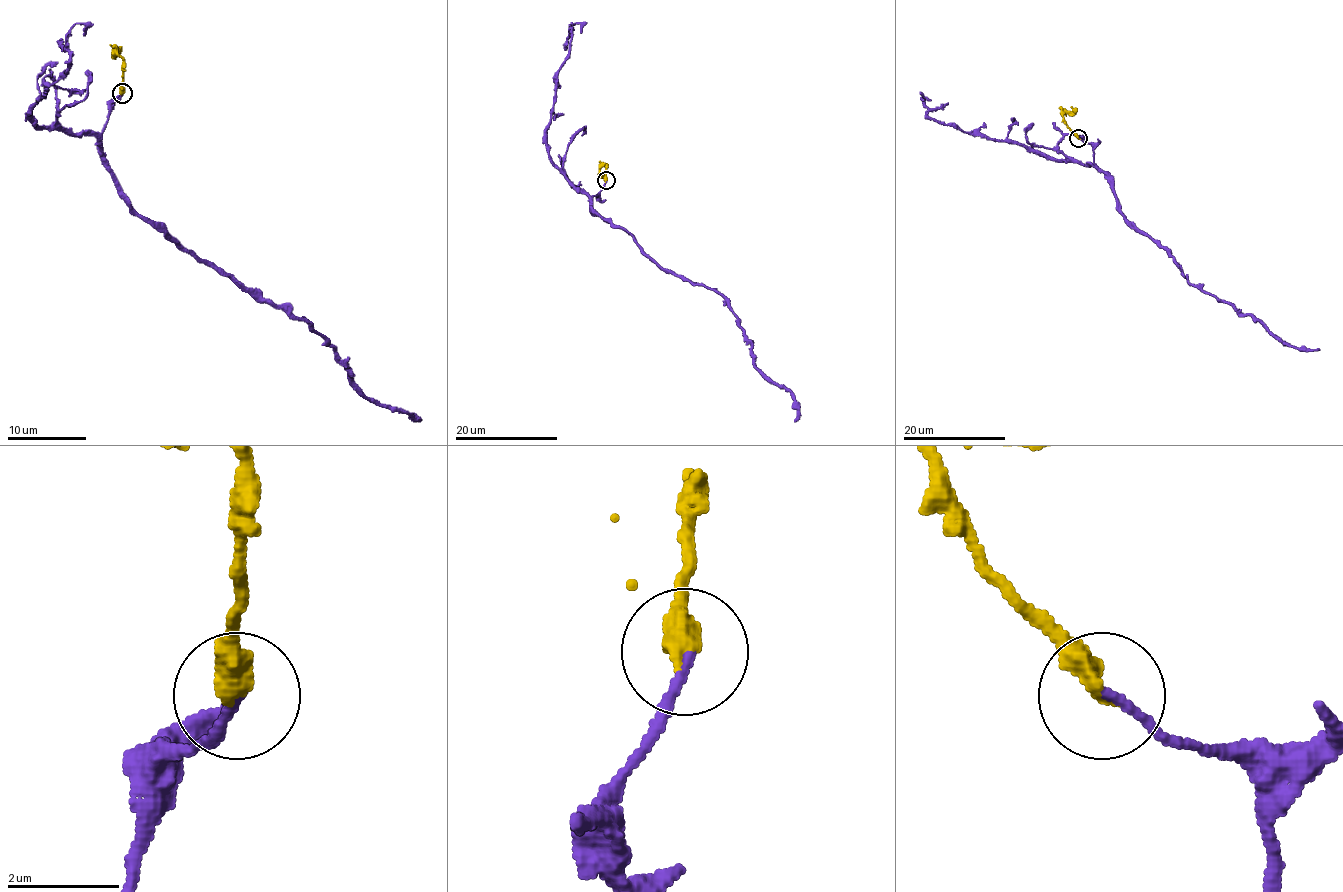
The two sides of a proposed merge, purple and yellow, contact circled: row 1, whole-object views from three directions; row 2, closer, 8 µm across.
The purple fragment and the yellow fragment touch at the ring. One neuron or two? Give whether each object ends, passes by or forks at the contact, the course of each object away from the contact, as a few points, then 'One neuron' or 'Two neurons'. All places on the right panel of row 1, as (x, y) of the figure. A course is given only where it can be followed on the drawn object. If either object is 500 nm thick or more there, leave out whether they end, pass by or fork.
At the ring purple ends. At the ring yellow ends. Course of purple: (1078, 138), (1092, 147), (1094, 163), (1104, 174), (1117, 208), (1197, 287), (1251, 314), (1280, 341), (1320, 349). Course of yellow: (1078, 138), (1063, 116), (1077, 108). One neuron

